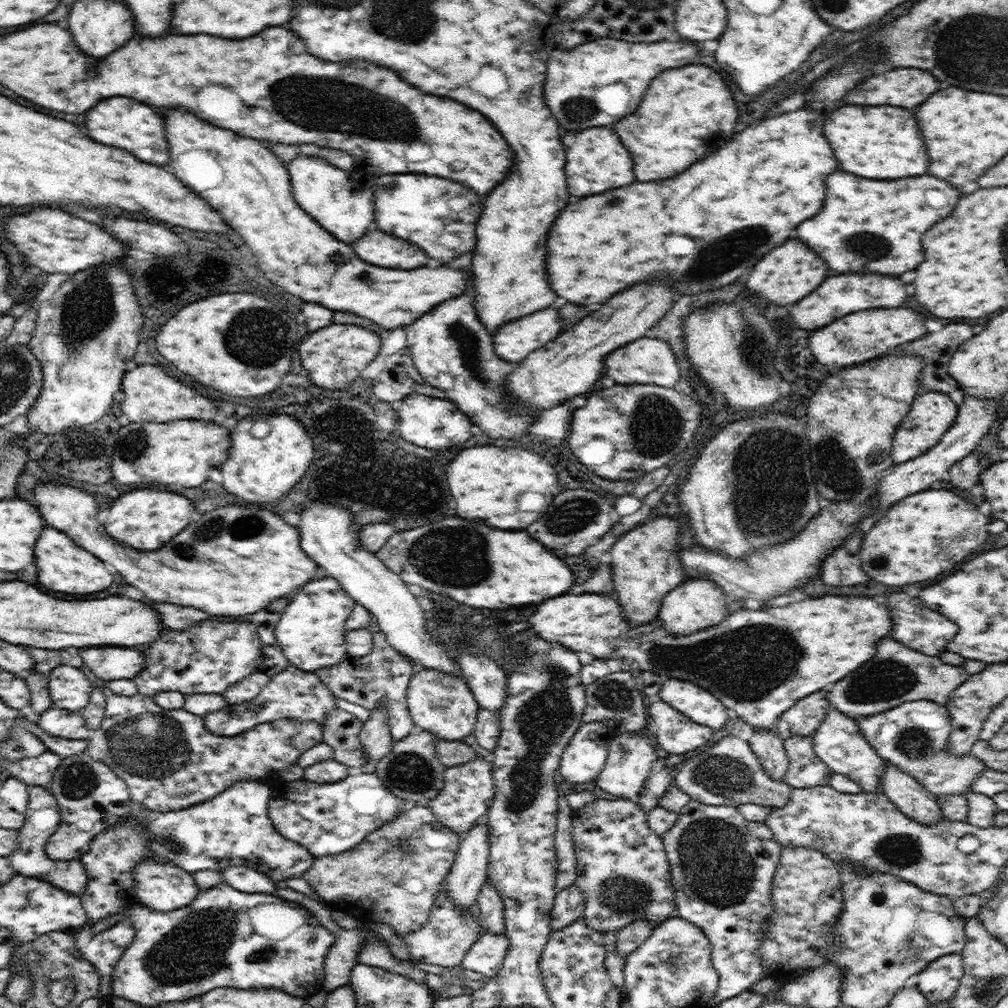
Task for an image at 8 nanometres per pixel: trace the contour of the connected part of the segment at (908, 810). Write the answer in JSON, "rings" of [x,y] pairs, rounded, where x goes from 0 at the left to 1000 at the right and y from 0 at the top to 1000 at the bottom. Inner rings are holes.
{"rings":[[[883,755],[878,756],[875,785],[899,810],[916,818],[926,818],[937,813],[930,790]]]}

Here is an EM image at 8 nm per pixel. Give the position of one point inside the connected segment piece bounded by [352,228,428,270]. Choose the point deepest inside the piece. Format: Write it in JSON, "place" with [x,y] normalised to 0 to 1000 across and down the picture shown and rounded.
{"place":[382,248]}

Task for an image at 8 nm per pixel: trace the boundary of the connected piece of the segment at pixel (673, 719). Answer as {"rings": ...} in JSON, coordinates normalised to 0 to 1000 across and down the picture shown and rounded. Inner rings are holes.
{"rings":[[[659,694],[642,698],[643,713],[653,721],[652,737],[665,748],[679,748],[700,738],[708,724],[665,701]]]}

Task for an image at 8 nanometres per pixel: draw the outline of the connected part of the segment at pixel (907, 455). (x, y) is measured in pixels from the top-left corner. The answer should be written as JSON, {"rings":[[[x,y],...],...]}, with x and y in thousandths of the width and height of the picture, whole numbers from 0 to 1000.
{"rings":[[[914,388],[907,394],[903,409],[895,416],[885,436],[885,452],[889,460],[901,458],[915,452],[920,446],[931,441],[931,438],[947,420],[951,403],[942,392],[933,388]]]}

